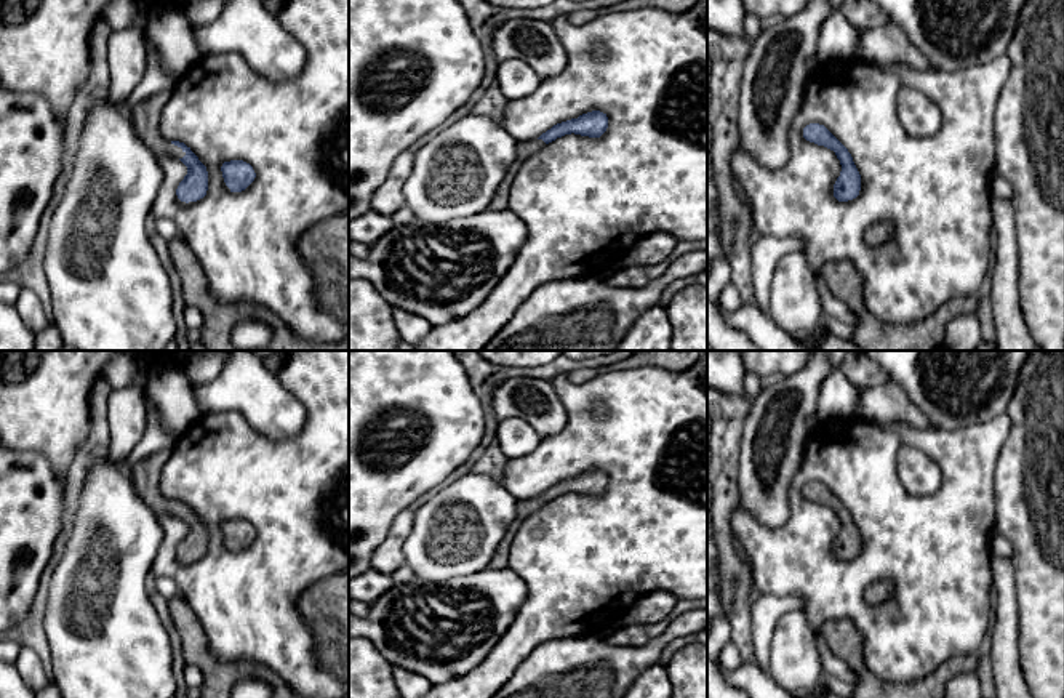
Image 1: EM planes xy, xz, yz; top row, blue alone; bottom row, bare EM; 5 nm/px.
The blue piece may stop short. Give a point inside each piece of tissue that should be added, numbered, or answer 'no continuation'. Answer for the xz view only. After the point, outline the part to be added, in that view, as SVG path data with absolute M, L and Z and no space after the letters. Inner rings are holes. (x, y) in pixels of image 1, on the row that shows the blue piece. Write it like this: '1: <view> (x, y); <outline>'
1: xz (500, 202); M542 139L518 141L517 160L512 163L507 176L504 178L504 181L498 187L493 200L490 202L490 210L493 210L493 211L507 210L514 173L518 170L522 162L525 162L530 155L536 154L544 144L546 142Z

